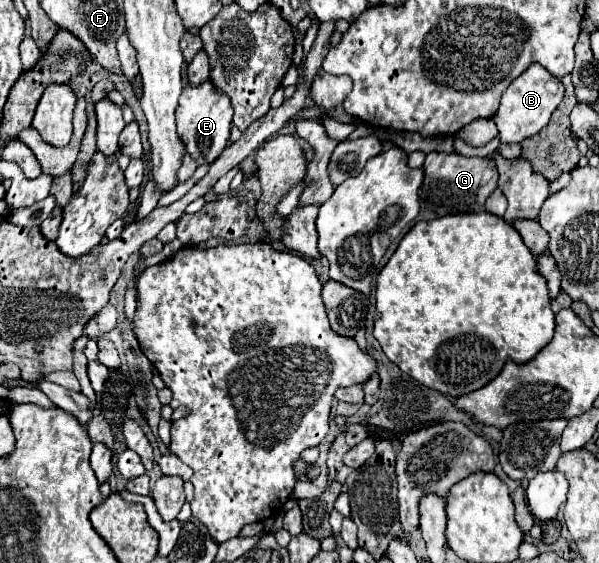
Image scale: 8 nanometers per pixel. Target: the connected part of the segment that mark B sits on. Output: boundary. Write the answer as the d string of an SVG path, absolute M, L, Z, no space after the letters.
M533 64L529 70L525 70L515 82L503 92L501 106L497 114L493 116L501 142L521 142L529 136L535 136L551 118L553 110L563 100L563 84L559 78L553 78L553 74L547 74L545 68Z

